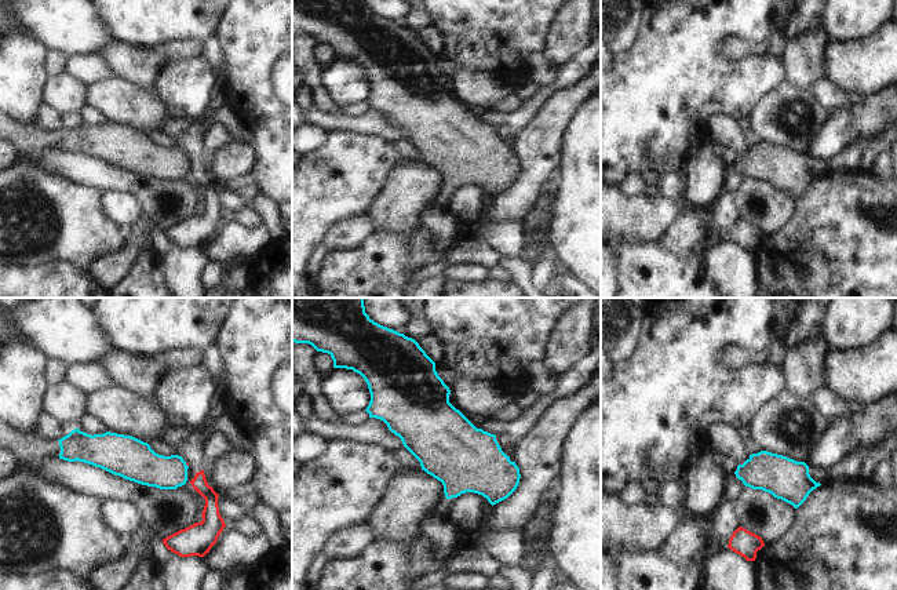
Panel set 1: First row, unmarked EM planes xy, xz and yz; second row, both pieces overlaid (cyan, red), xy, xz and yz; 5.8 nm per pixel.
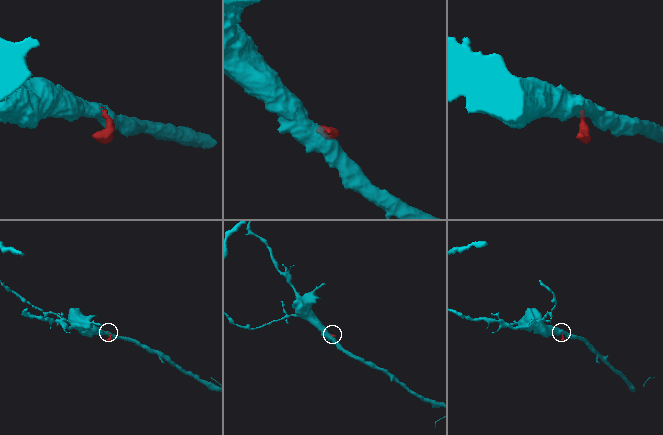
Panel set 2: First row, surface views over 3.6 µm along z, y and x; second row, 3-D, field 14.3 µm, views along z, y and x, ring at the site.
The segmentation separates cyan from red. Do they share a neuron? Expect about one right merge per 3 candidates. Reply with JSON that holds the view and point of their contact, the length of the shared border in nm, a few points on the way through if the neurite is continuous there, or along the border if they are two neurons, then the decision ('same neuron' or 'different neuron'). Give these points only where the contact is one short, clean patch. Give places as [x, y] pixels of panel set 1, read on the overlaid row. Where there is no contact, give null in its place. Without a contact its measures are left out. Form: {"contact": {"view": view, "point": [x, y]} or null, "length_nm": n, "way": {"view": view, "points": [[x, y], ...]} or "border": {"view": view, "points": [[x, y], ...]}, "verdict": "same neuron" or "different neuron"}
{"contact": {"view": "xz", "point": [496, 441]}, "length_nm": 40, "border": {"view": "xz", "points": [[495, 439], [498, 443]]}, "verdict": "different neuron"}

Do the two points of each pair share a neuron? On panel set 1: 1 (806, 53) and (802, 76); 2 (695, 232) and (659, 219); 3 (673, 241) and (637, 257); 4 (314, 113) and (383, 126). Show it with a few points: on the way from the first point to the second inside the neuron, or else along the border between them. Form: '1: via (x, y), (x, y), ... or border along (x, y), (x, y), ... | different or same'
1: via (803, 58), (802, 70) | same
2: border along (685, 212), (675, 219), (659, 241) | different
3: border along (659, 243), (668, 252), (682, 257), (695, 251) | different
4: via (331, 121), (367, 124) | same

